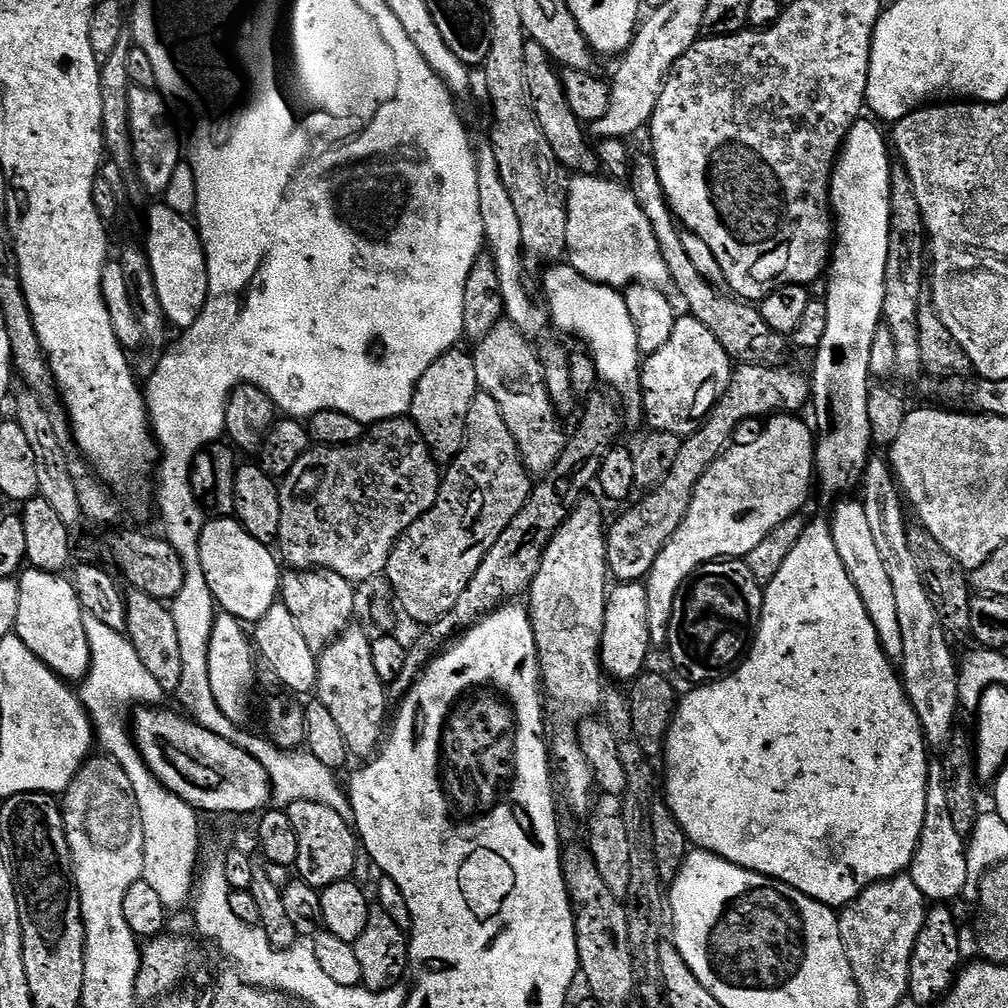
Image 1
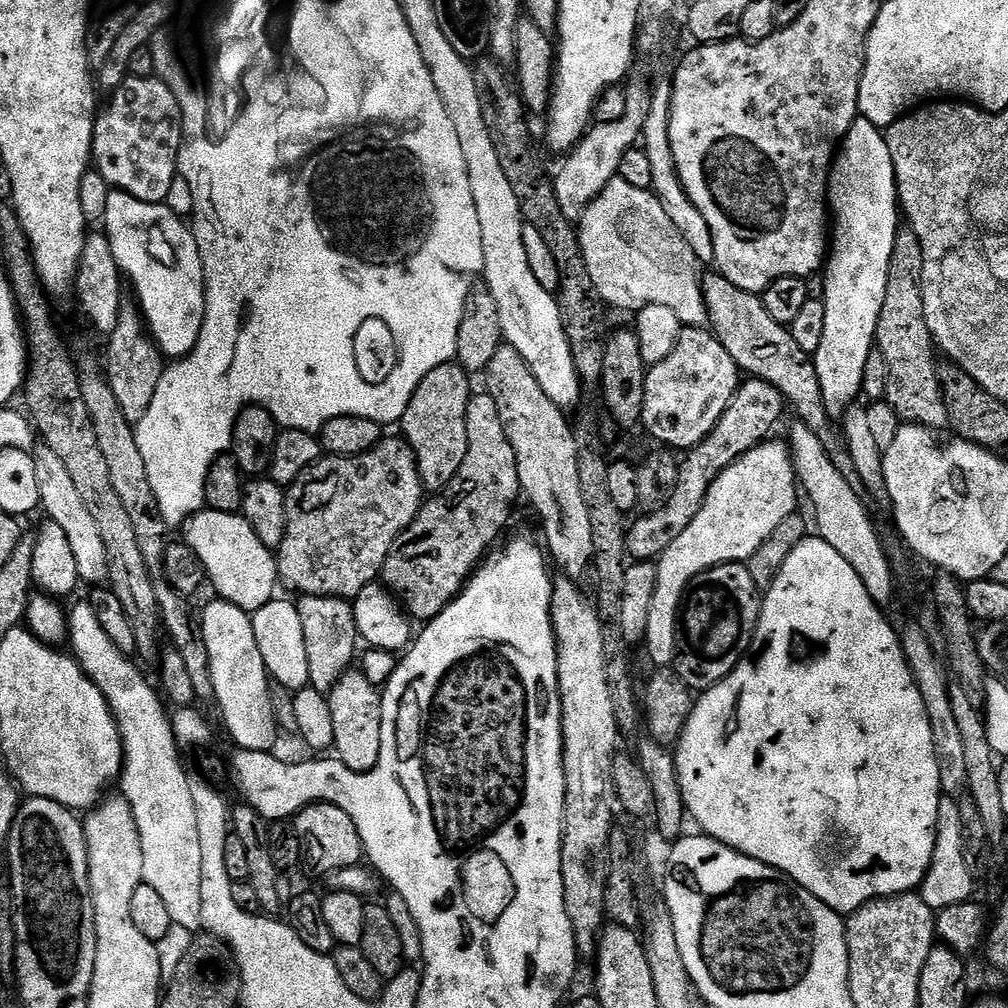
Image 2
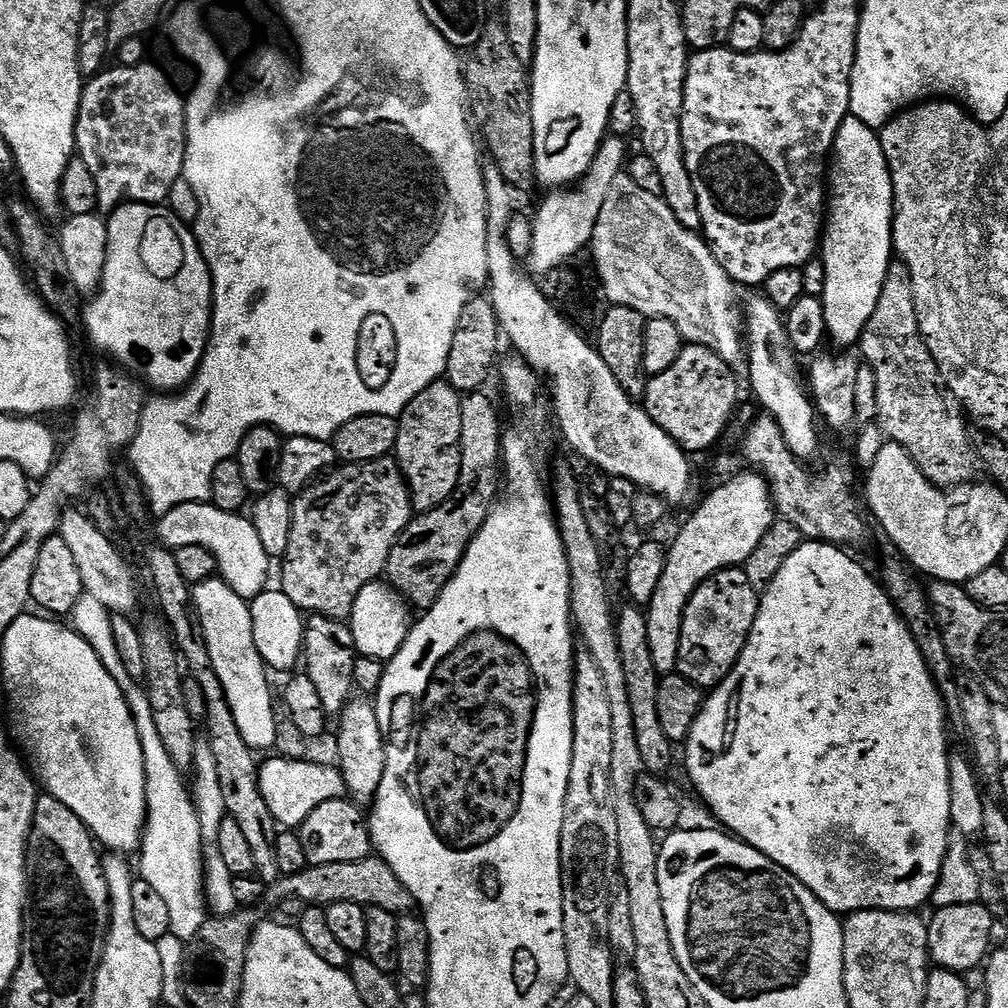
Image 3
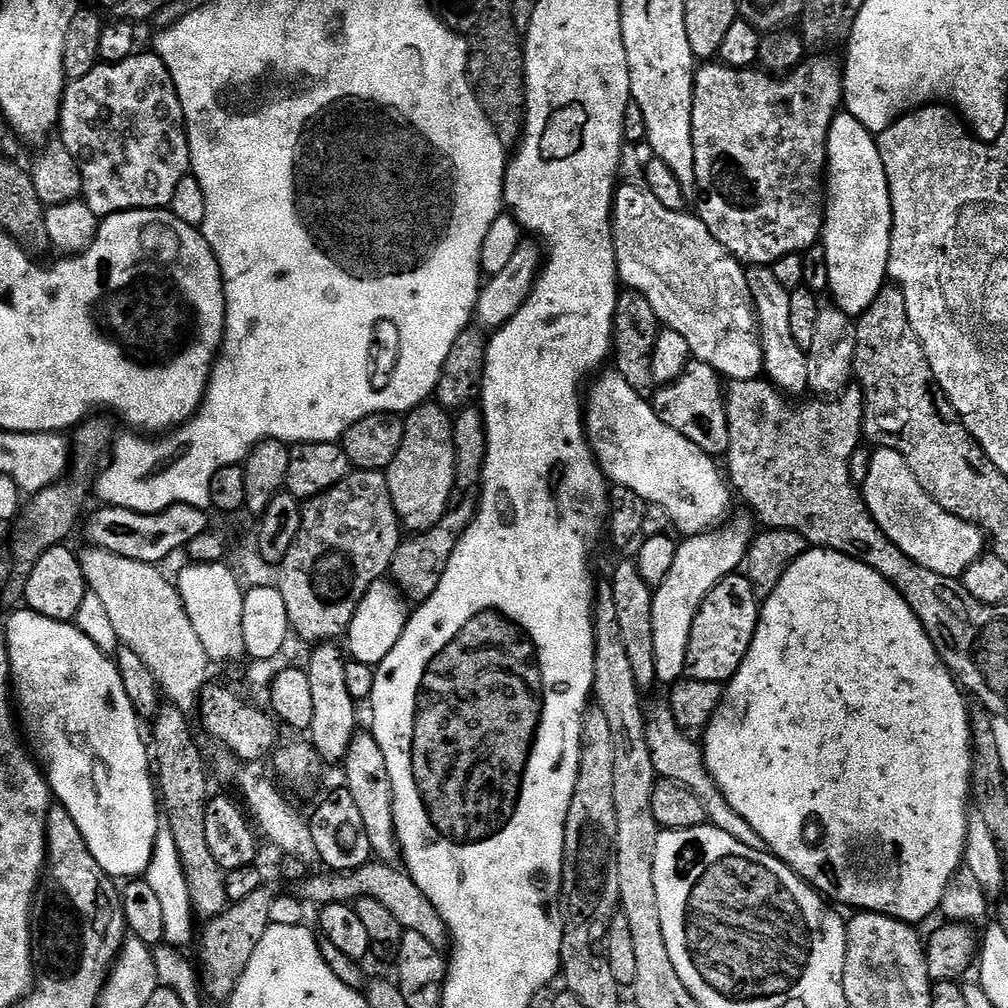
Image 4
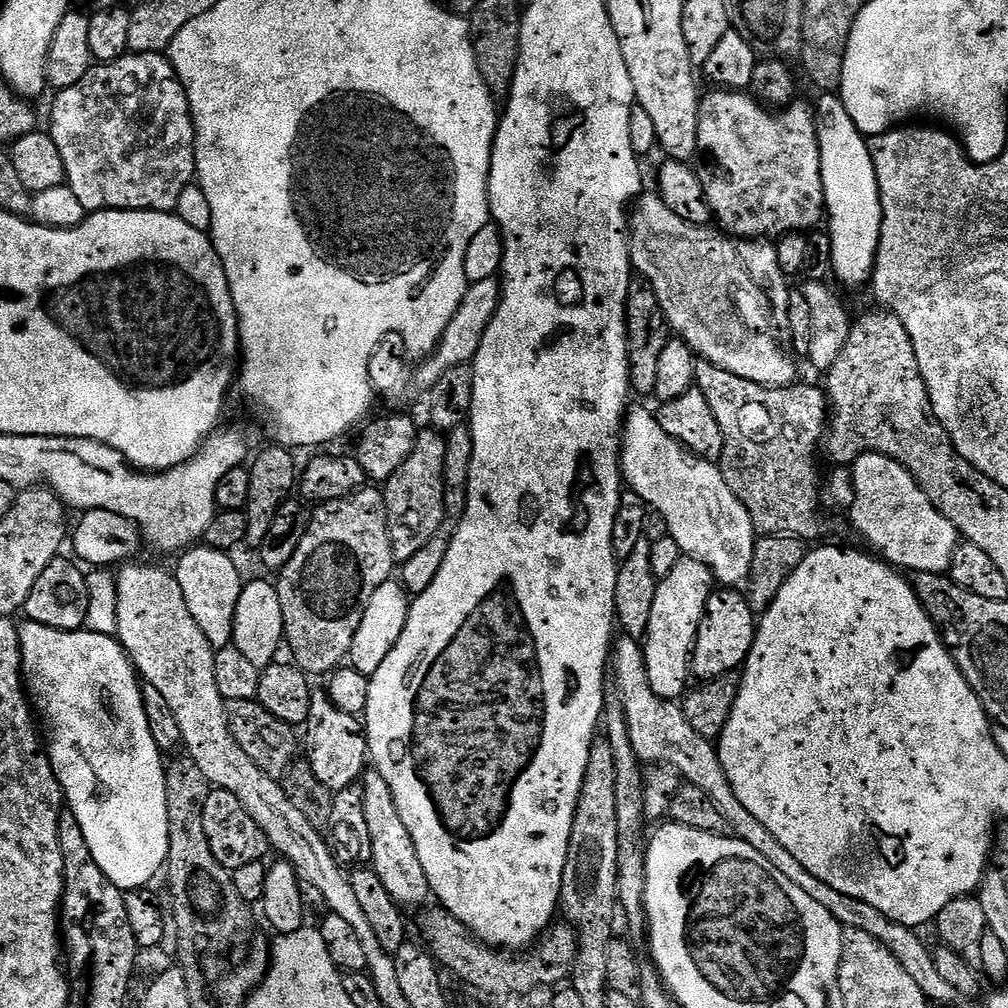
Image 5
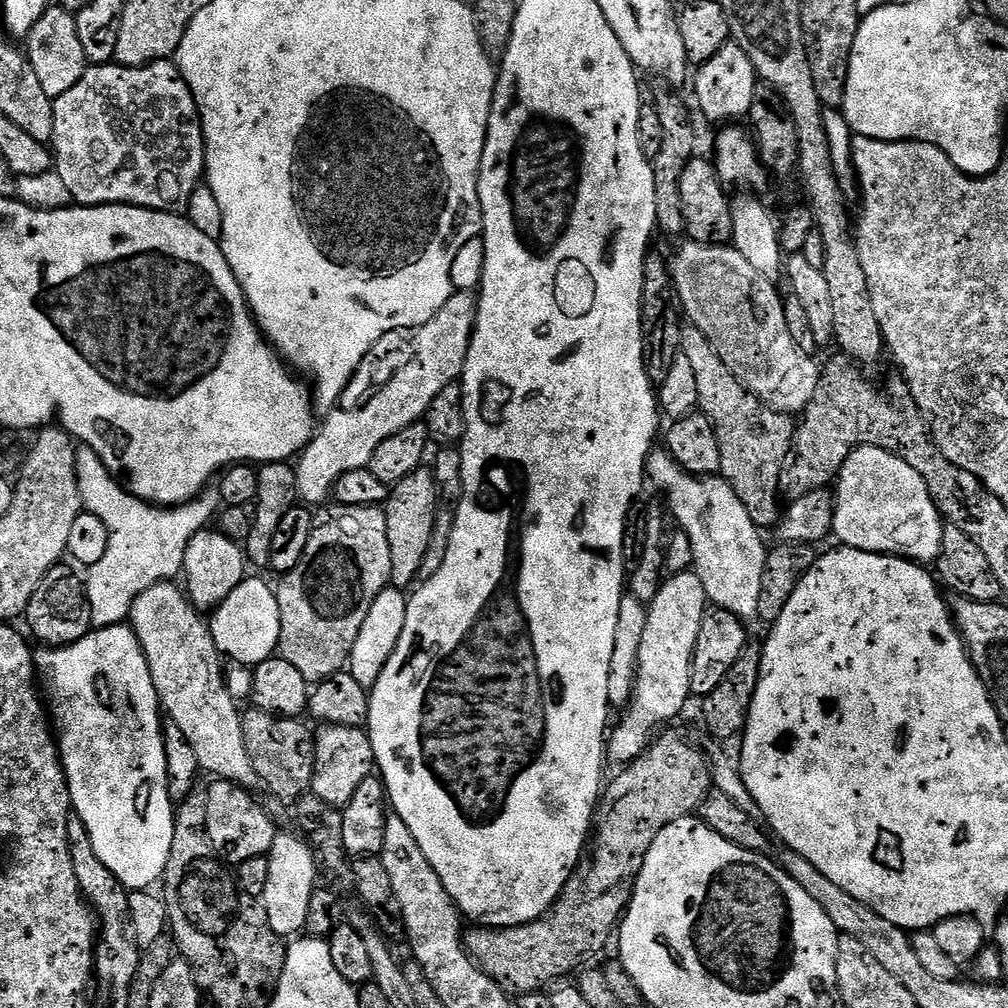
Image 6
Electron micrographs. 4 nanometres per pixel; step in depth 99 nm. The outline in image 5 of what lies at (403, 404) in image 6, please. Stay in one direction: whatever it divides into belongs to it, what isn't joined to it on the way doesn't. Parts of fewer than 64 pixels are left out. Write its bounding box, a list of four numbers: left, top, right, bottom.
[416,278,501,390]

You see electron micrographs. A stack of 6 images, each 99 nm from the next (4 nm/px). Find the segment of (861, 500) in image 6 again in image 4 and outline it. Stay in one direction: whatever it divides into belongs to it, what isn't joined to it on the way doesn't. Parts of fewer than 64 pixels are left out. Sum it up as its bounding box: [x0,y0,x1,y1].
[862,448,986,577]

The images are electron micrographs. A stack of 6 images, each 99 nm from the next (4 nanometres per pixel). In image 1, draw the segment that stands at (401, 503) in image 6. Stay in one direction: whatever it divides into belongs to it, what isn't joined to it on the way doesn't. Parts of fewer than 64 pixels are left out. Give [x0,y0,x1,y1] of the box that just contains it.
[410,351,480,462]

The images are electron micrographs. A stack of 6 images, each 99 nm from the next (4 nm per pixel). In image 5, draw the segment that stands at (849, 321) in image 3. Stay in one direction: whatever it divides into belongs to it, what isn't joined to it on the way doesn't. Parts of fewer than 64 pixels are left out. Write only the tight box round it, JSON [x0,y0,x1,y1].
[814,94,882,288]

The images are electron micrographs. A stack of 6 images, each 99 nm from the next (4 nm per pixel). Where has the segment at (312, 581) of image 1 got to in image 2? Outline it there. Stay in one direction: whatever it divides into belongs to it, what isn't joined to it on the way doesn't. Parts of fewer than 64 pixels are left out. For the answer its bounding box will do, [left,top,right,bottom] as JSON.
[295,596,358,694]

